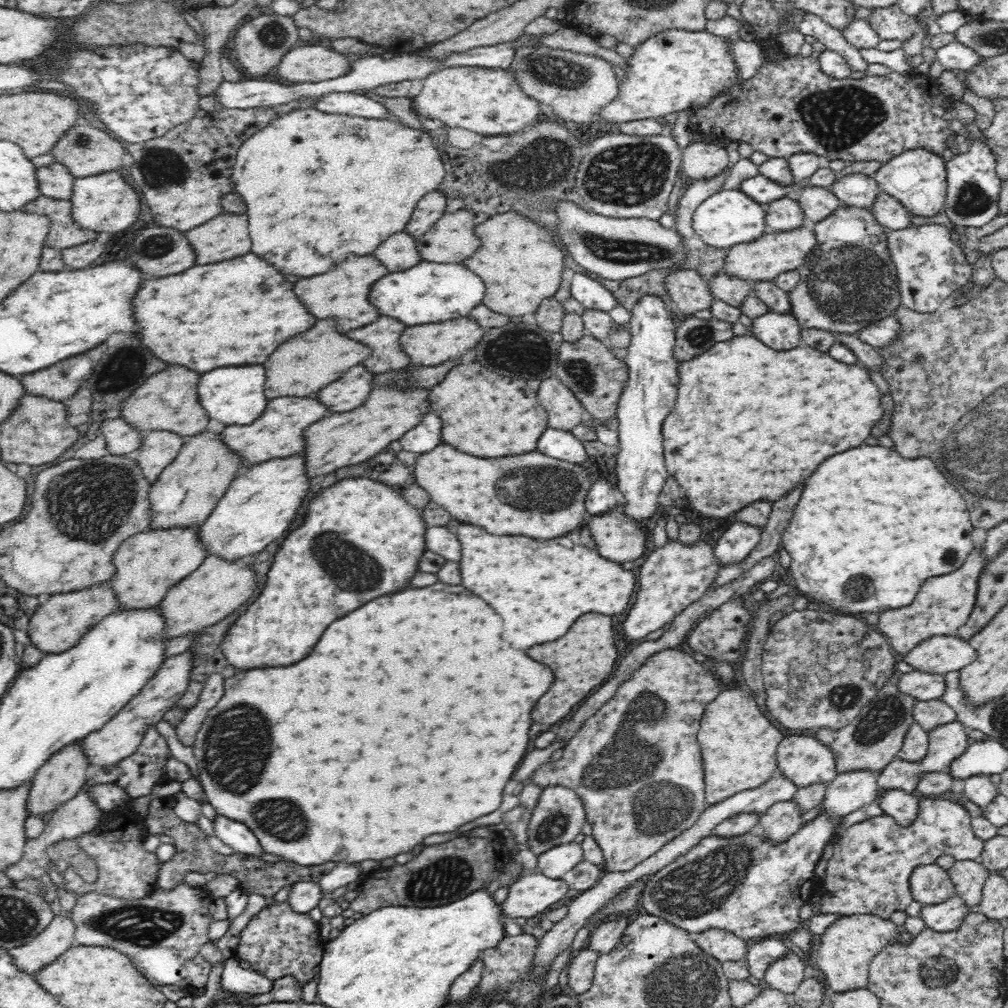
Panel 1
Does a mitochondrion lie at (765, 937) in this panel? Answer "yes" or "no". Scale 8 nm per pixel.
no

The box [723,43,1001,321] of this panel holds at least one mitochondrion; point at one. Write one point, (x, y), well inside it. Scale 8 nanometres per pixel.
(839, 119)

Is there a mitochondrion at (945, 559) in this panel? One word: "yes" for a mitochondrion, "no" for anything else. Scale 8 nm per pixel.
yes

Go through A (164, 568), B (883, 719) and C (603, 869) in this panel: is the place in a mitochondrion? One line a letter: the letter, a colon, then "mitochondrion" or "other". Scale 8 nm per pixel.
A: other
B: mitochondrion
C: other

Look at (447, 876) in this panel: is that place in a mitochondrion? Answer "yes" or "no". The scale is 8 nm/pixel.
yes

